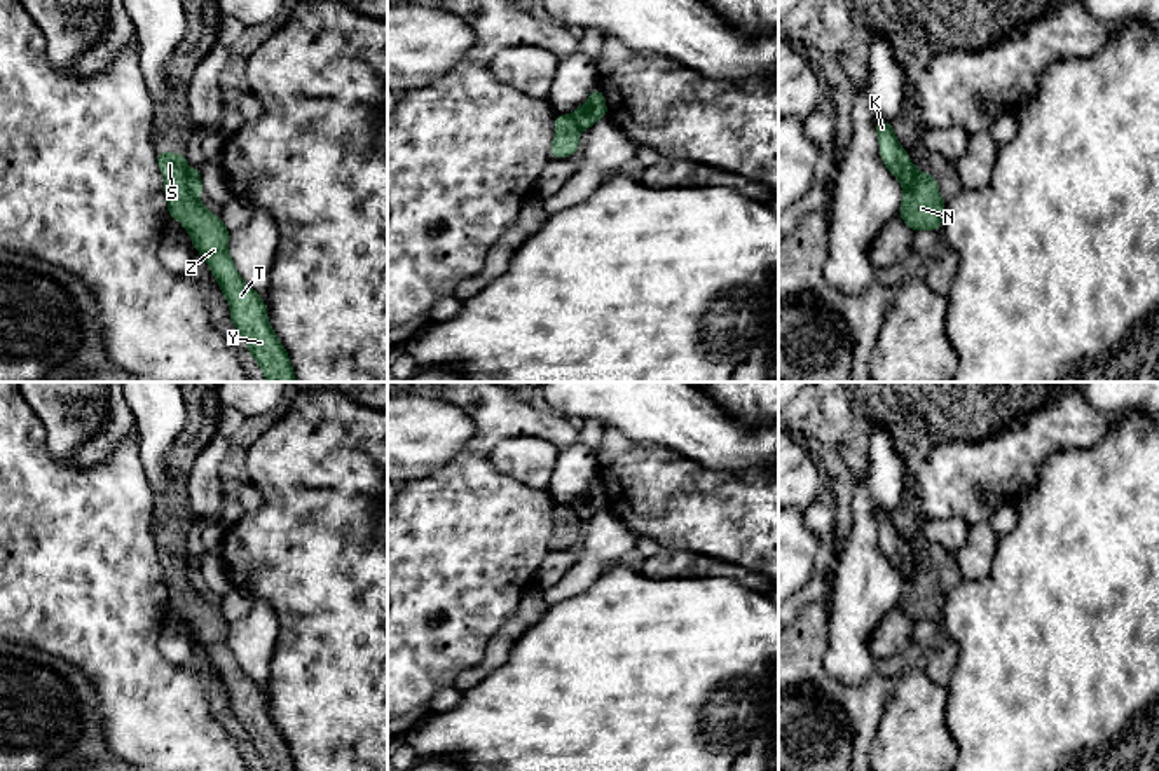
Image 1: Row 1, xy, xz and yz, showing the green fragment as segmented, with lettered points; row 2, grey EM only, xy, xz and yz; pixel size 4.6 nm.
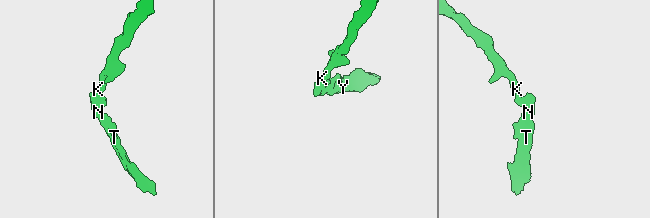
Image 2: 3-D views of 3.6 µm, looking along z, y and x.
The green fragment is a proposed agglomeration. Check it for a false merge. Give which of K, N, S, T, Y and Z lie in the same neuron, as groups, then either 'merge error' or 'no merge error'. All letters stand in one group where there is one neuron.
K / N S T Y Z | merge error

